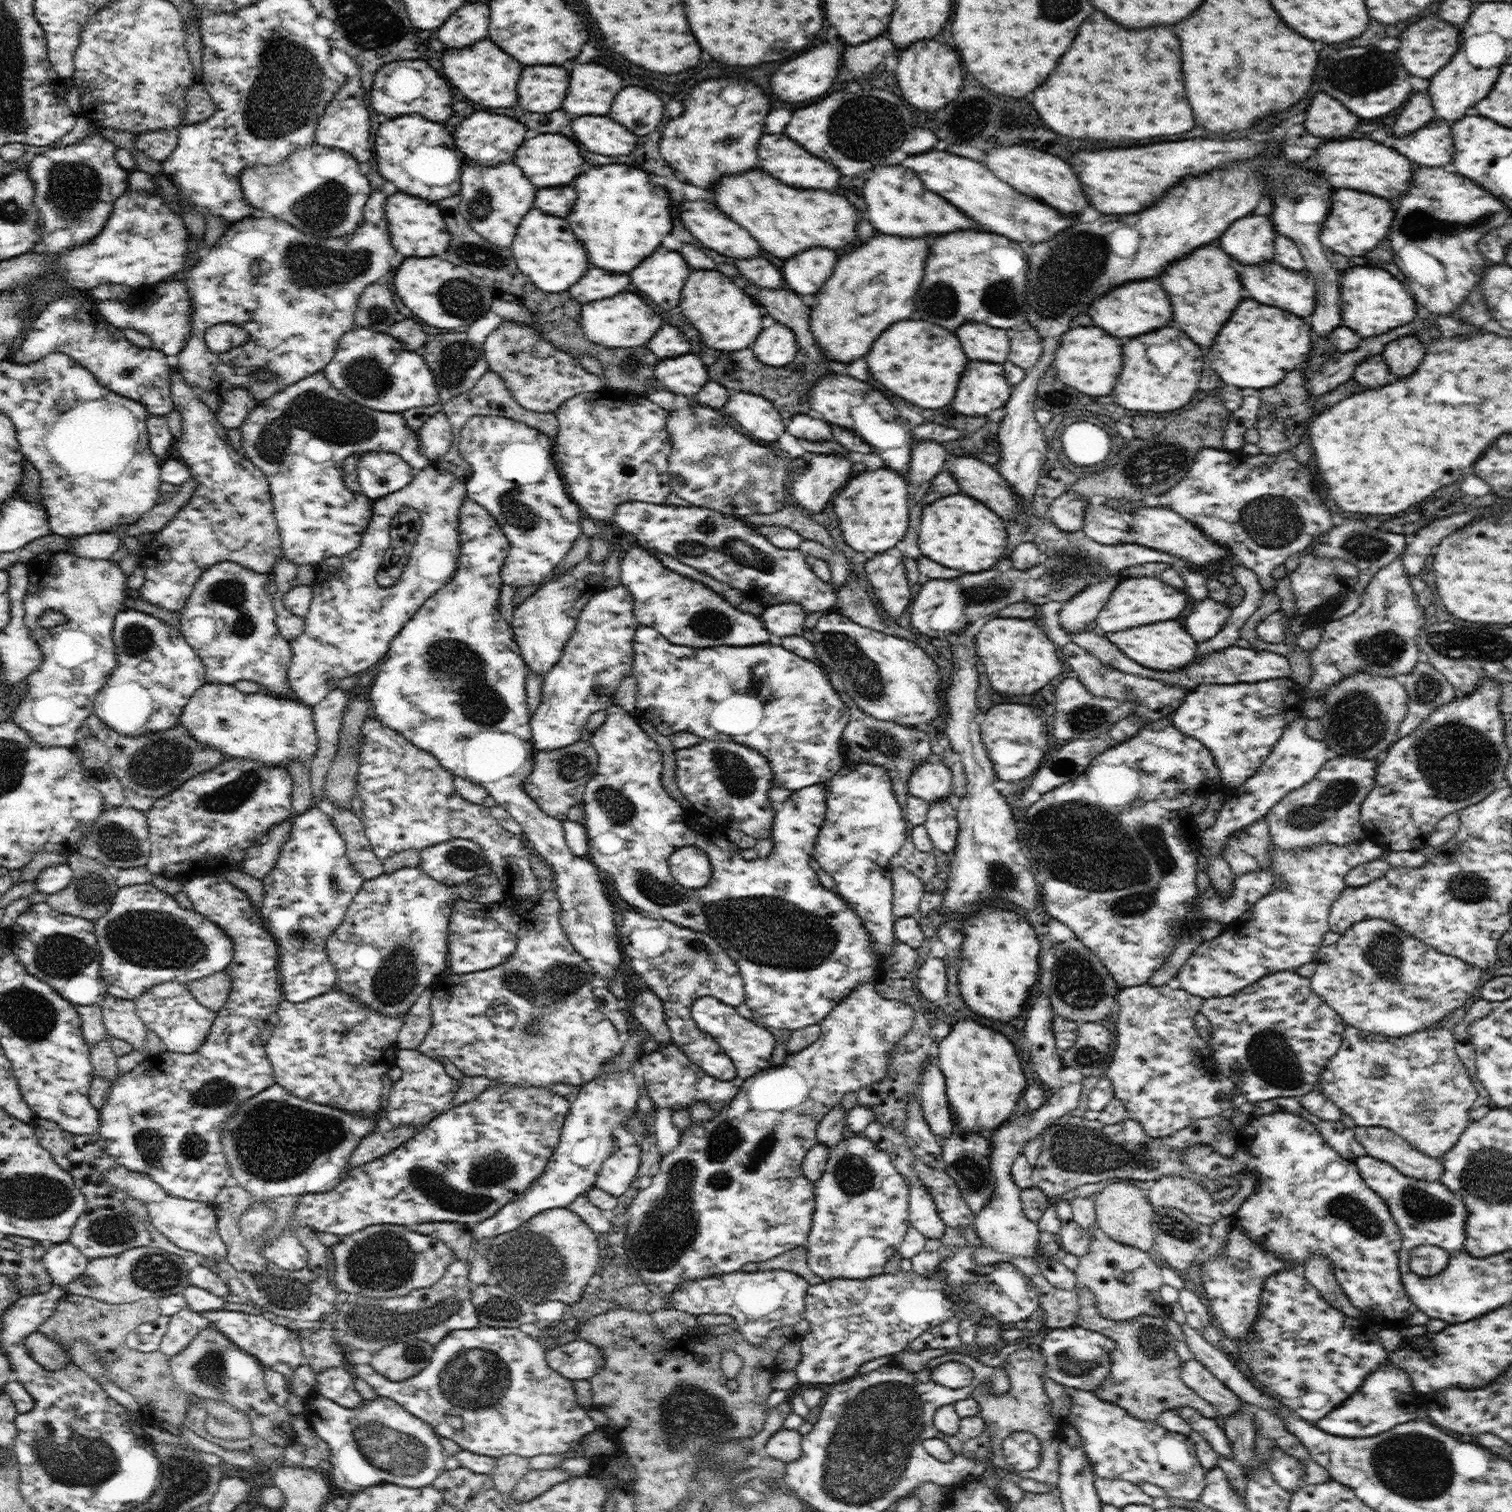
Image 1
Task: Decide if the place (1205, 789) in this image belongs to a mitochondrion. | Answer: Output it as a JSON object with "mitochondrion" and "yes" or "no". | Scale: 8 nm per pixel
{"mitochondrion":"no"}

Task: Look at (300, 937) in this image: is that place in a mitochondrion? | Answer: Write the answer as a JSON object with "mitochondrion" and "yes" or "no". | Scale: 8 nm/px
{"mitochondrion":"yes"}

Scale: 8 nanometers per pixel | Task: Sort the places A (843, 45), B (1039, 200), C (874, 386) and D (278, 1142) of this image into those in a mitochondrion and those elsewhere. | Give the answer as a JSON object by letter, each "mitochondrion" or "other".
{"A":"other","B":"other","C":"other","D":"mitochondrion"}

